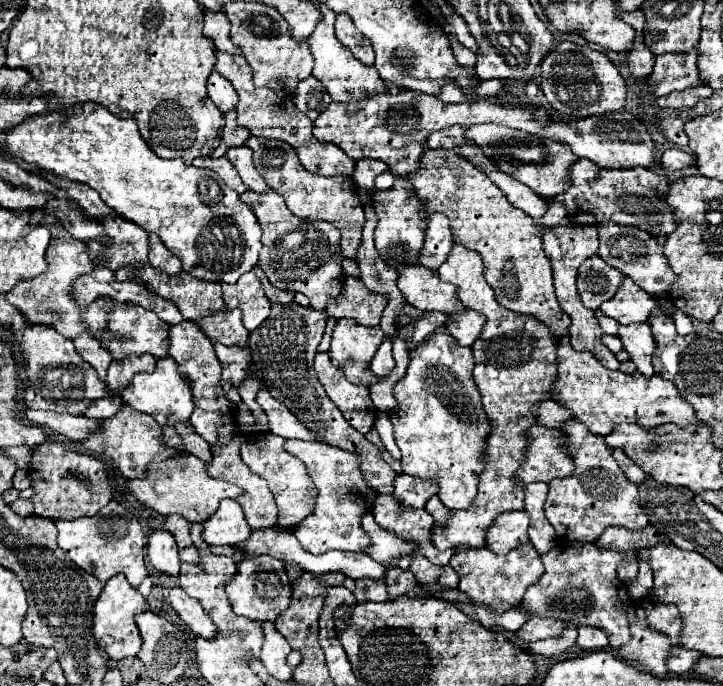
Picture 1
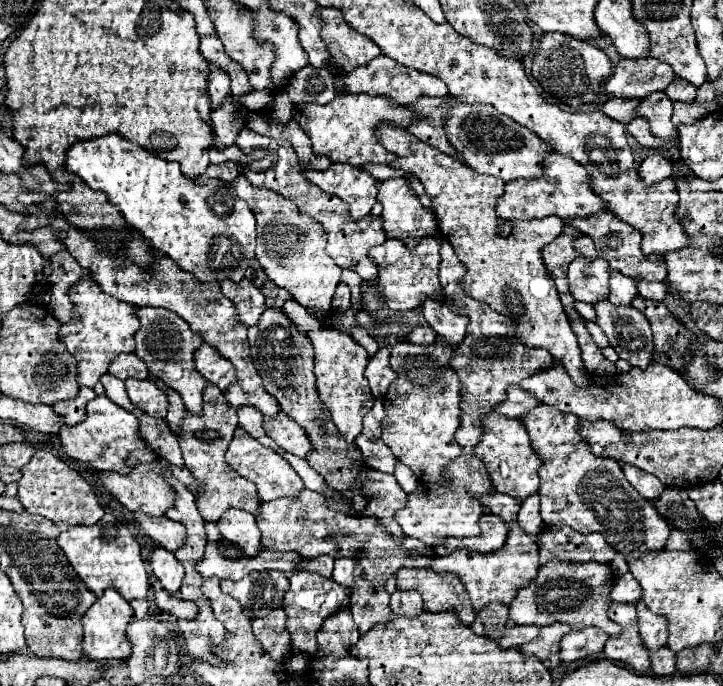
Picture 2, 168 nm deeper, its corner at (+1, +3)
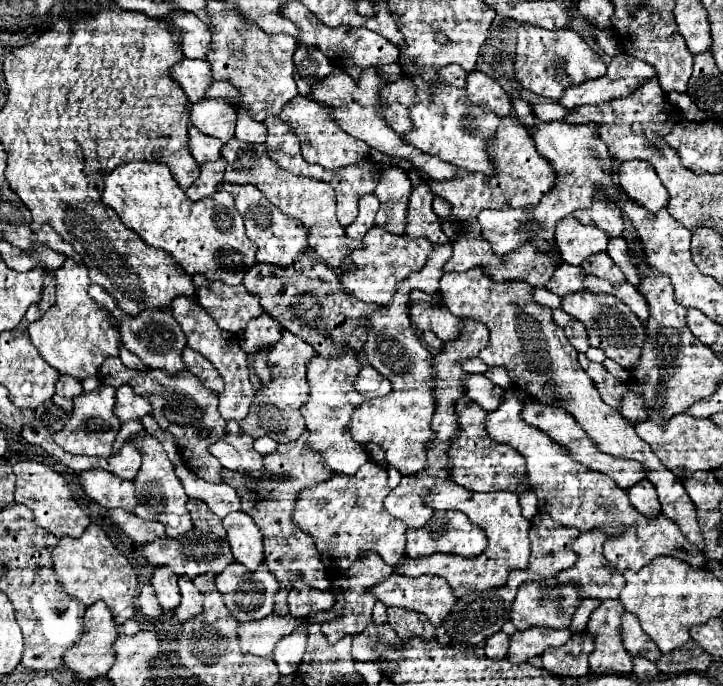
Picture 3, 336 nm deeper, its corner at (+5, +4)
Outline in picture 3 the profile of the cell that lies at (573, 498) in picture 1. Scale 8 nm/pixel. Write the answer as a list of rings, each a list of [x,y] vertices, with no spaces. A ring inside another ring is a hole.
[[[506,391],[504,403],[496,411],[488,413],[486,431],[490,439],[506,443],[514,447],[520,455],[524,455],[526,471],[530,477],[530,489],[538,497],[540,513],[552,517],[556,523],[564,527],[576,527],[578,531],[592,531],[592,529],[604,531],[608,535],[604,543],[604,557],[620,573],[624,573],[626,569],[638,571],[658,555],[678,557],[692,565],[704,567],[706,557],[684,539],[674,521],[670,521],[662,513],[656,517],[646,517],[640,511],[636,511],[626,491],[620,489],[606,473],[592,471],[582,463],[578,463],[576,459],[572,459],[566,447],[556,445],[546,433],[524,423],[520,415],[522,415],[522,401],[516,399],[512,391]]]

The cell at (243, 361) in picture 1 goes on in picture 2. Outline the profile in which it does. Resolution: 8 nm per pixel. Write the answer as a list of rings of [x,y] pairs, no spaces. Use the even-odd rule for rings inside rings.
[[[202,344],[196,350],[196,370],[212,384],[216,384],[220,390],[224,390],[228,384],[236,382],[236,372],[232,368],[232,364],[224,358],[220,358],[220,354],[210,346],[210,344]]]

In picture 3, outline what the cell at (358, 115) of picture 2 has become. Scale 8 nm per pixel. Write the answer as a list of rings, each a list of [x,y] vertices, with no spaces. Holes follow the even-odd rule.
[[[296,95],[296,99],[292,99],[284,105],[280,119],[284,119],[292,127],[292,131],[296,131],[296,135],[300,137],[302,157],[308,163],[322,165],[324,169],[338,169],[338,167],[354,165],[354,163],[366,159],[370,155],[370,147],[364,141],[340,131],[340,125],[332,117],[332,113],[334,113],[332,107],[324,107],[320,103],[312,103],[312,99],[308,99],[308,97]]]

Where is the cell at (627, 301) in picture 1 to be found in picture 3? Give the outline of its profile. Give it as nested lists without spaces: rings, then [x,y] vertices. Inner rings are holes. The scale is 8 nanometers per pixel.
[[[604,251],[602,255],[594,255],[592,259],[588,259],[588,263],[582,263],[584,271],[590,275],[596,275],[600,279],[606,279],[610,283],[624,283],[624,273],[620,271],[620,267],[610,259],[610,255]]]

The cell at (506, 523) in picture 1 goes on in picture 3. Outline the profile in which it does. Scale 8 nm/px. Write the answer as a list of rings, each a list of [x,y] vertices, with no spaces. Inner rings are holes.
[[[438,511],[432,517],[432,523],[428,523],[428,527],[408,529],[406,533],[406,555],[408,557],[426,557],[432,553],[454,553],[454,555],[464,555],[464,557],[476,557],[486,547],[488,547],[486,533],[460,511]]]

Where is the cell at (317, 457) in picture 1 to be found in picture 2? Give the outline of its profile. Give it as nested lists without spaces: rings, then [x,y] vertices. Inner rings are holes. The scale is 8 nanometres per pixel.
[[[280,410],[280,416],[276,416],[276,418],[264,416],[264,430],[276,444],[280,444],[284,450],[288,450],[300,458],[304,458],[312,450],[312,444],[306,436],[304,428],[300,428],[282,410]]]

